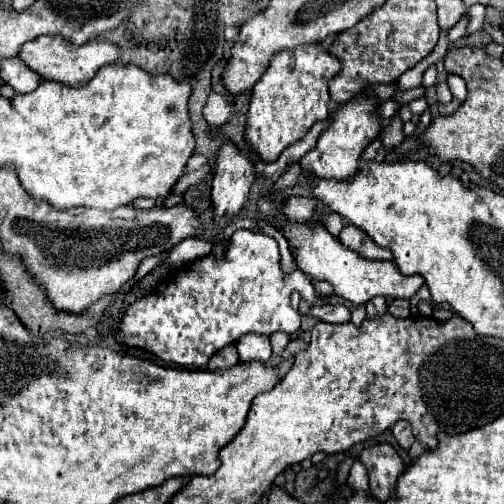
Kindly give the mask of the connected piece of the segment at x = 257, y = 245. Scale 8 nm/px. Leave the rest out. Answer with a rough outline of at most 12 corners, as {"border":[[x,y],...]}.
{"border":[[236,229],[132,303],[118,339],[204,367],[246,333],[296,333],[302,271],[274,237]]}

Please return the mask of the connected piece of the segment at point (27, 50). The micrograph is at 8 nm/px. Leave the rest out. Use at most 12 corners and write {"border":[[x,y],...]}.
{"border":[[24,43],[18,57],[42,79],[80,87],[118,59],[112,43]]}

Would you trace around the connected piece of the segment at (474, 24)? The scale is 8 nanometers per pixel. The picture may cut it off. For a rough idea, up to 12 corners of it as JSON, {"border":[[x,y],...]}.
{"border":[[472,5],[468,33],[482,29],[486,19],[484,5]]}

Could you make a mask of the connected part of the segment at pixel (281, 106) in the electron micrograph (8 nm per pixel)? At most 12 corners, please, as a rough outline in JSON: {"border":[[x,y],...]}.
{"border":[[320,45],[272,59],[246,141],[264,163],[328,117],[340,63]]}

